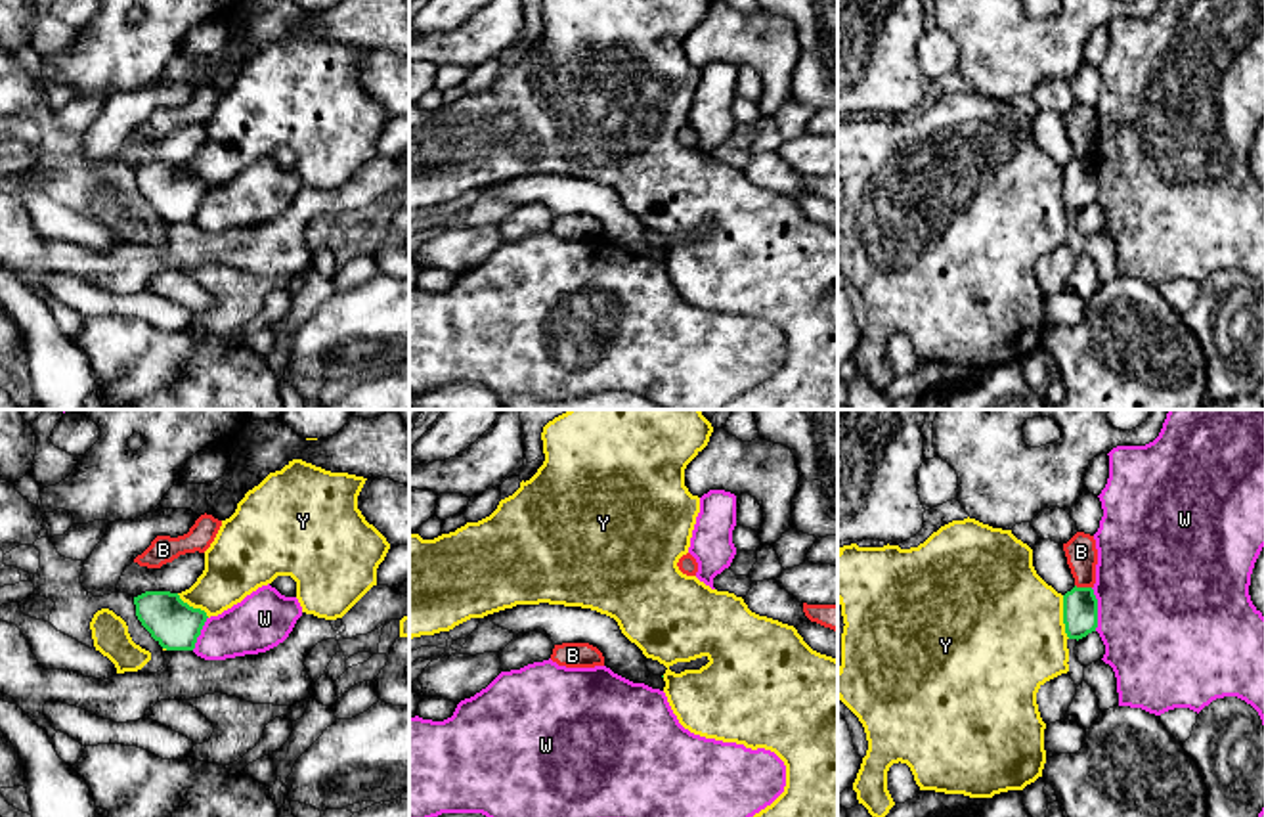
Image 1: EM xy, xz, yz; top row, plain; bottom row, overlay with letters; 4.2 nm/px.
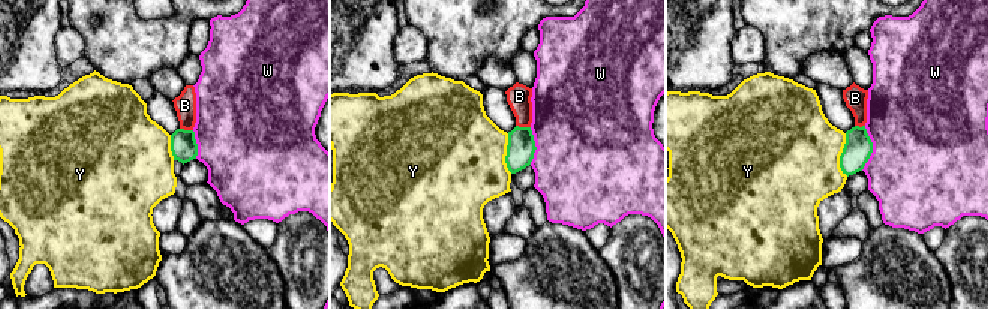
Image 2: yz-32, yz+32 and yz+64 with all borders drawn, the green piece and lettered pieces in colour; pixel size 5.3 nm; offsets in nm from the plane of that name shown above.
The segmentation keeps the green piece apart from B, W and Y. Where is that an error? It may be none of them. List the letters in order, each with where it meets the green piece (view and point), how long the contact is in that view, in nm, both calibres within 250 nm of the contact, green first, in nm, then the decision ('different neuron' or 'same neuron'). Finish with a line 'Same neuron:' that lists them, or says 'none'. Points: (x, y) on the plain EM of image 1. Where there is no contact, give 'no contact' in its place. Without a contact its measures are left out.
B: meets green in yz at (1083, 159); contact 70 nm long; 140 nm thick on the green side, 130 nm on the other; same neuron
W: meets green in yz at (1096, 180); contact 190 nm long; 140 nm thick on the green side, 500 nm on the other; different neuron
Y: meets green in yz at (1064, 188); contact 190 nm long; 140 nm thick on the green side, 480 nm on the other; different neuron
Same neuron: B

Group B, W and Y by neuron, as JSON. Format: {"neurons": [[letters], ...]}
{"neurons": [["B"], ["W"], ["Y"]]}

